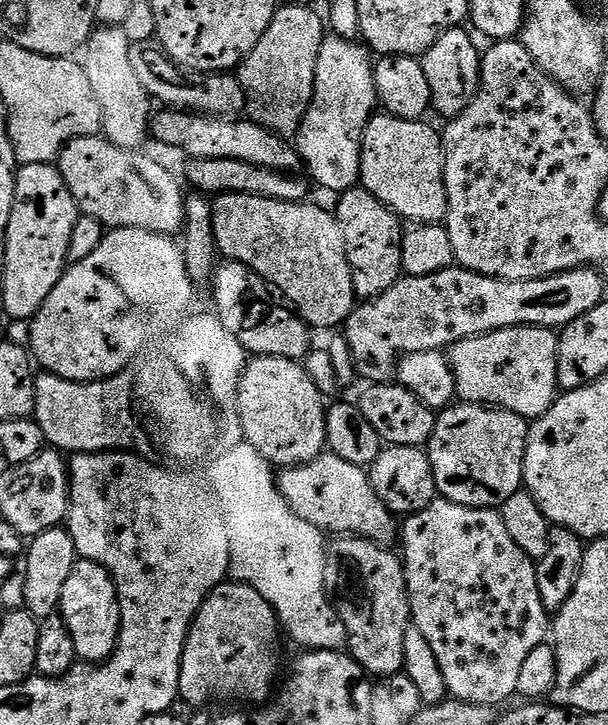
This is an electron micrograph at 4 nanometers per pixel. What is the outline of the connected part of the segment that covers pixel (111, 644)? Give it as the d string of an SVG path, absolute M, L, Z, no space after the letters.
M77 559L70 578L66 578L58 612L74 638L77 657L85 665L99 666L116 653L120 643L120 597L116 581L98 562Z

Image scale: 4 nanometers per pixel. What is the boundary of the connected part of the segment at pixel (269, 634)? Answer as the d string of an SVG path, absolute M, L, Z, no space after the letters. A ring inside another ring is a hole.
M225 582L219 584L215 590L204 600L204 605L200 607L200 611L196 613L195 620L192 621L192 629L188 631L188 641L184 643L184 657L180 663L180 695L181 701L185 700L188 704L200 704L196 706L208 706L212 700L212 696L217 696L220 700L260 700L256 702L264 702L273 695L272 679L276 676L276 632L278 633L278 621L276 612L266 602L266 598L262 598L262 594L258 594L258 590L254 590L249 584L237 584L235 582Z

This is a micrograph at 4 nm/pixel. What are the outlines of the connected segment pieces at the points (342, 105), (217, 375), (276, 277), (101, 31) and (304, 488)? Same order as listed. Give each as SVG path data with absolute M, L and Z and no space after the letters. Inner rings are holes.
M325 35L322 50L318 50L312 101L294 137L294 147L300 153L303 167L308 167L307 175L317 185L342 193L360 184L364 131L377 108L374 60L369 49L356 40Z
M189 315L187 319L176 325L170 332L165 332L163 336L157 336L151 342L145 344L143 350L134 357L129 364L117 372L111 378L93 380L87 384L79 384L77 380L67 380L61 376L51 374L40 374L36 378L36 414L35 419L38 426L42 426L42 434L45 441L53 449L64 454L75 454L77 452L107 452L109 450L123 450L137 456L143 456L146 460L151 460L154 464L161 466L171 466L176 470L196 470L199 464L211 465L212 461L222 458L222 454L230 454L234 446L238 446L244 440L244 431L240 421L240 411L238 410L238 390L240 389L240 379L244 373L246 363L246 353L244 347L222 326L219 315L195 316Z
M226 192L215 197L212 225L219 255L245 264L273 289L281 288L293 300L298 315L313 329L336 328L339 324L341 327L357 307L342 230L333 213L320 210L311 202L287 204L241 192Z
M100 26L89 36L83 49L82 63L90 87L98 94L98 106L102 110L102 135L119 148L143 149L144 139L150 136L150 121L154 115L154 101L146 86L130 62L131 42L126 38L123 27Z
M321 454L309 464L298 464L281 471L278 483L290 510L294 510L298 518L306 518L306 522L315 528L328 534L336 532L332 534L360 536L363 540L372 540L385 546L395 545L395 540L397 543L397 517L380 501L378 494L374 494L369 473L354 462L346 462L346 458L331 454Z

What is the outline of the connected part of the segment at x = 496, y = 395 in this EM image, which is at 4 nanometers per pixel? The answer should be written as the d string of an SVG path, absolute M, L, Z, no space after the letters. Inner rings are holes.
M503 328L493 332L483 332L481 336L471 336L453 344L447 353L452 363L456 379L457 397L465 404L482 404L494 408L503 408L531 422L546 414L558 395L558 336L550 328Z

